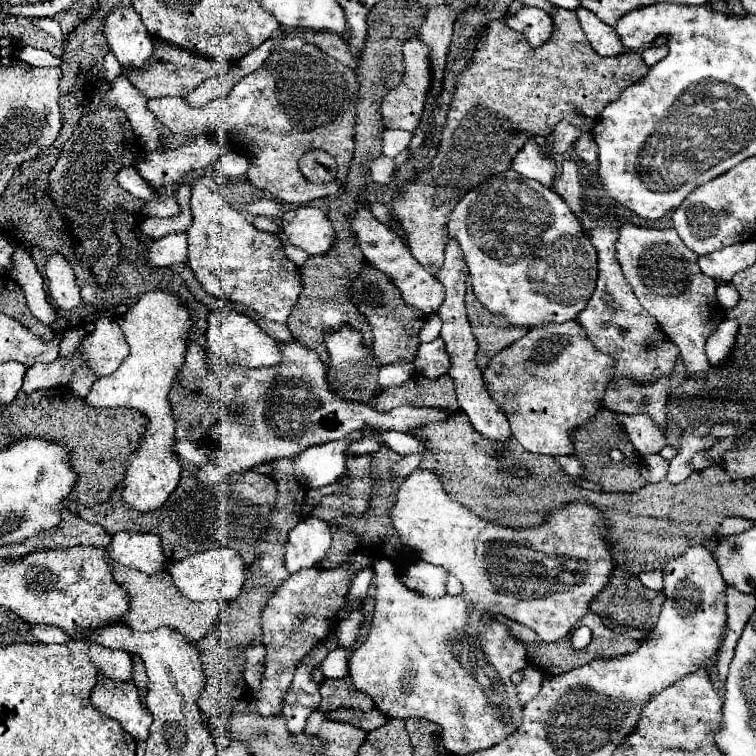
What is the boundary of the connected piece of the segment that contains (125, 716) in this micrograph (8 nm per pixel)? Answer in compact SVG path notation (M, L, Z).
M101 678L97 690L93 690L93 704L109 716L115 718L135 740L149 738L151 714L141 704L137 688L133 682L109 682L109 678Z

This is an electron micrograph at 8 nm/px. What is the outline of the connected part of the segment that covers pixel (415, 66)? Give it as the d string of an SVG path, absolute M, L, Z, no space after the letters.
M409 38L403 44L403 60L405 60L405 72L397 88L393 88L385 98L381 106L381 114L387 122L387 128L403 128L411 133L415 132L419 123L419 114L423 108L423 100L429 94L431 88L431 64L429 64L429 50L419 38Z

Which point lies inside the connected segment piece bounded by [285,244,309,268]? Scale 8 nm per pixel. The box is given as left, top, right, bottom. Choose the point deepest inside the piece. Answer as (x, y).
(294, 254)

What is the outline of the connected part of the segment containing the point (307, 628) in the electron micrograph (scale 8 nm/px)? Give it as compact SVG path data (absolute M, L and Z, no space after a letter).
M343 560L337 568L323 570L323 568L303 568L295 574L291 574L285 582L277 586L273 596L267 600L267 606L263 608L261 616L261 626L263 626L263 644L267 650L265 656L265 670L263 670L263 680L261 680L261 690L255 694L257 708L263 716L271 716L281 712L281 698L285 696L285 690L289 688L289 682L293 680L295 668L301 662L303 656L311 652L313 646L317 646L321 640L325 640L331 630L337 624L337 614L347 606L347 594L351 588L351 578L347 576L347 564L351 560Z

